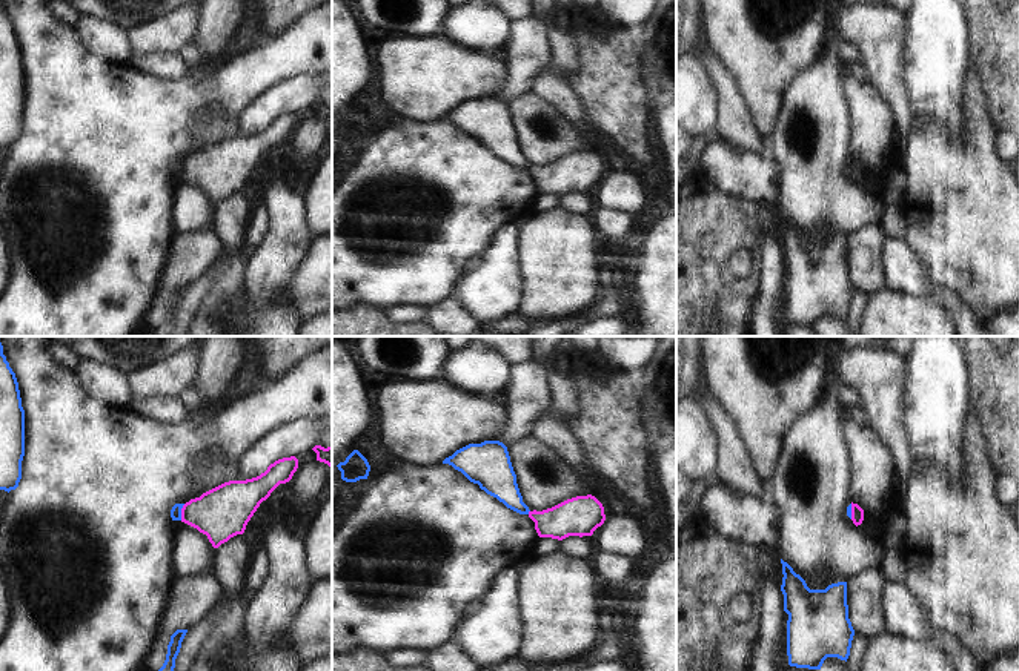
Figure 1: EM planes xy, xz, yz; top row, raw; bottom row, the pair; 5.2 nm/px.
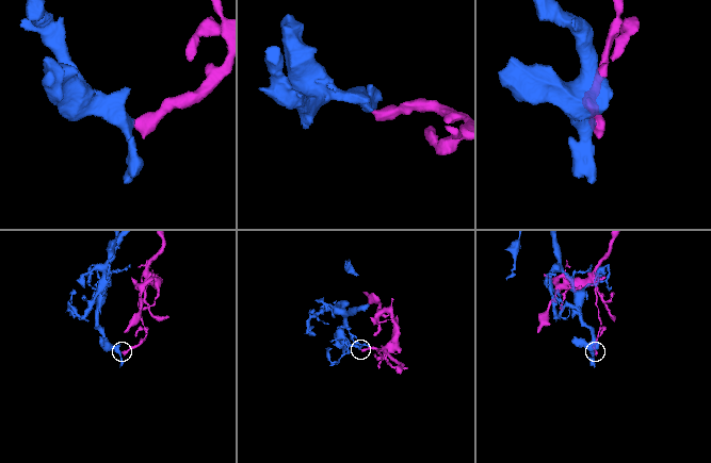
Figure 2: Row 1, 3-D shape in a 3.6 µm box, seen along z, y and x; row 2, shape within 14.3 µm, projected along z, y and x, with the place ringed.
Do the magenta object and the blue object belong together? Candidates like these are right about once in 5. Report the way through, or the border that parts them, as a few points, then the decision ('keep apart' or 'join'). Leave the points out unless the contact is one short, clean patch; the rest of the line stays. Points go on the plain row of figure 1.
border along xy (185, 160), (180, 175); keep apart

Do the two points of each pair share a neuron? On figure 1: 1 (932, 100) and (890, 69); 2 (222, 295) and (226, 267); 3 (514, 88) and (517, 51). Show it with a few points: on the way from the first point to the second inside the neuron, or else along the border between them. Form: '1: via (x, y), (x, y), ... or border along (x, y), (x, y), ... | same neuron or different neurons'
1: border along (907, 45), (907, 91), (913, 115) | different neurons
2: via (223, 289), (226, 274) | same neuron
3: via (517, 79), (517, 60) | same neuron

